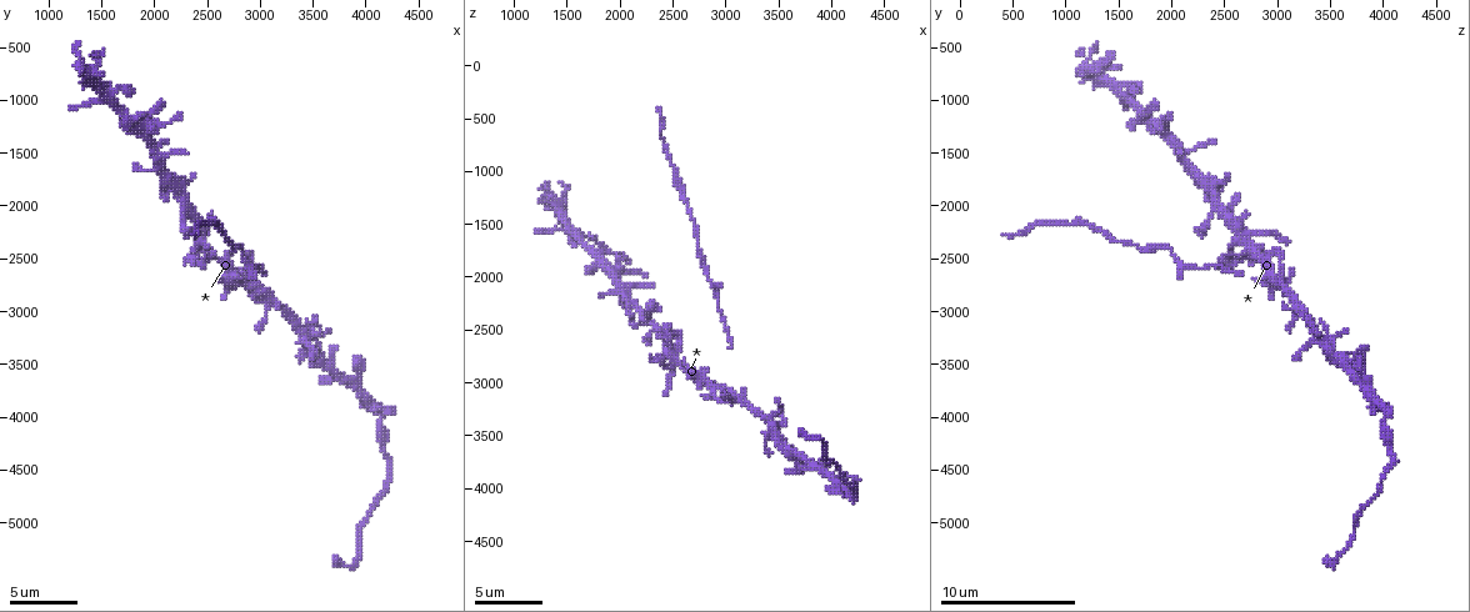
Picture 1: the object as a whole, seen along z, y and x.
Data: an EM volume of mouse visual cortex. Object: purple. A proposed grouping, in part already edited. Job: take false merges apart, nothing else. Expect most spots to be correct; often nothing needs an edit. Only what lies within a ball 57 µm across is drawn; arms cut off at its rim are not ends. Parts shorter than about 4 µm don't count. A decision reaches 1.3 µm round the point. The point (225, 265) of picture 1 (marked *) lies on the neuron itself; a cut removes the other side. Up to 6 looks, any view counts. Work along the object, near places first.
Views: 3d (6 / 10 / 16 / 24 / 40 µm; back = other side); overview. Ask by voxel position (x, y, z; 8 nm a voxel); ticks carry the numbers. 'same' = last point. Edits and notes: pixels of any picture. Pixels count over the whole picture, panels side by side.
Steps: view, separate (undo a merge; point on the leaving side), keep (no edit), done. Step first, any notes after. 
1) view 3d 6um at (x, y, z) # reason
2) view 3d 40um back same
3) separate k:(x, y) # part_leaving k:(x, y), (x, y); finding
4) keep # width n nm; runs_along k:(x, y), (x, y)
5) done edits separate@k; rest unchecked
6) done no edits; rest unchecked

view 3d 10um at (2820, 2700, 2900)

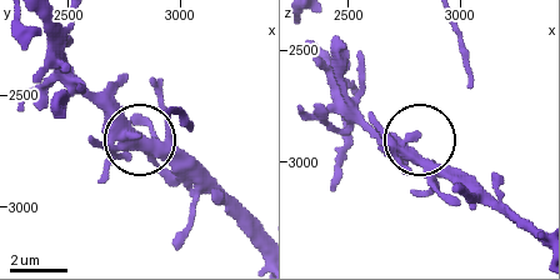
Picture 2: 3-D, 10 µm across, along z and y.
keep # side_arm 25 um; continuous, no second neuron

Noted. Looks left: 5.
view 3d 6um at (4160, 4000, 4040) # a narrow waist

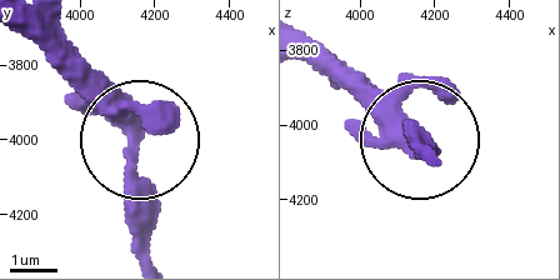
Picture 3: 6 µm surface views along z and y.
view 3d 6um back same # from behind

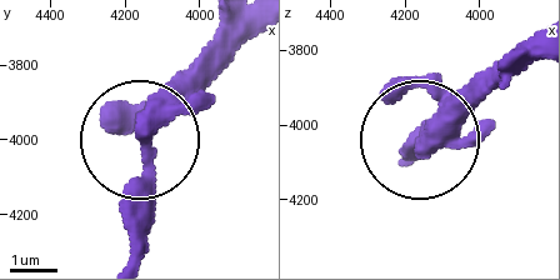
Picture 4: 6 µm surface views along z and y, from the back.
keep # runs_along 4:(253, 33), (149, 140), (145, 255); continuous, no second neuron

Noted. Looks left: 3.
view 3d 10um at (2520, 2160, 1000) # sudden change in width

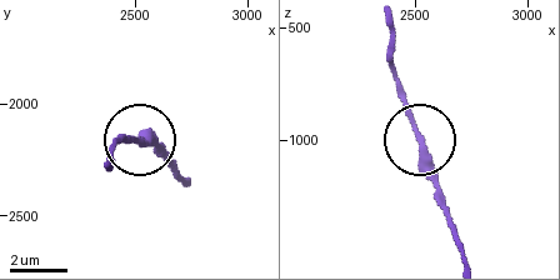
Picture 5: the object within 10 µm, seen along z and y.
keep # one neuron here

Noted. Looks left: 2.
done no edits; rest unchecked

